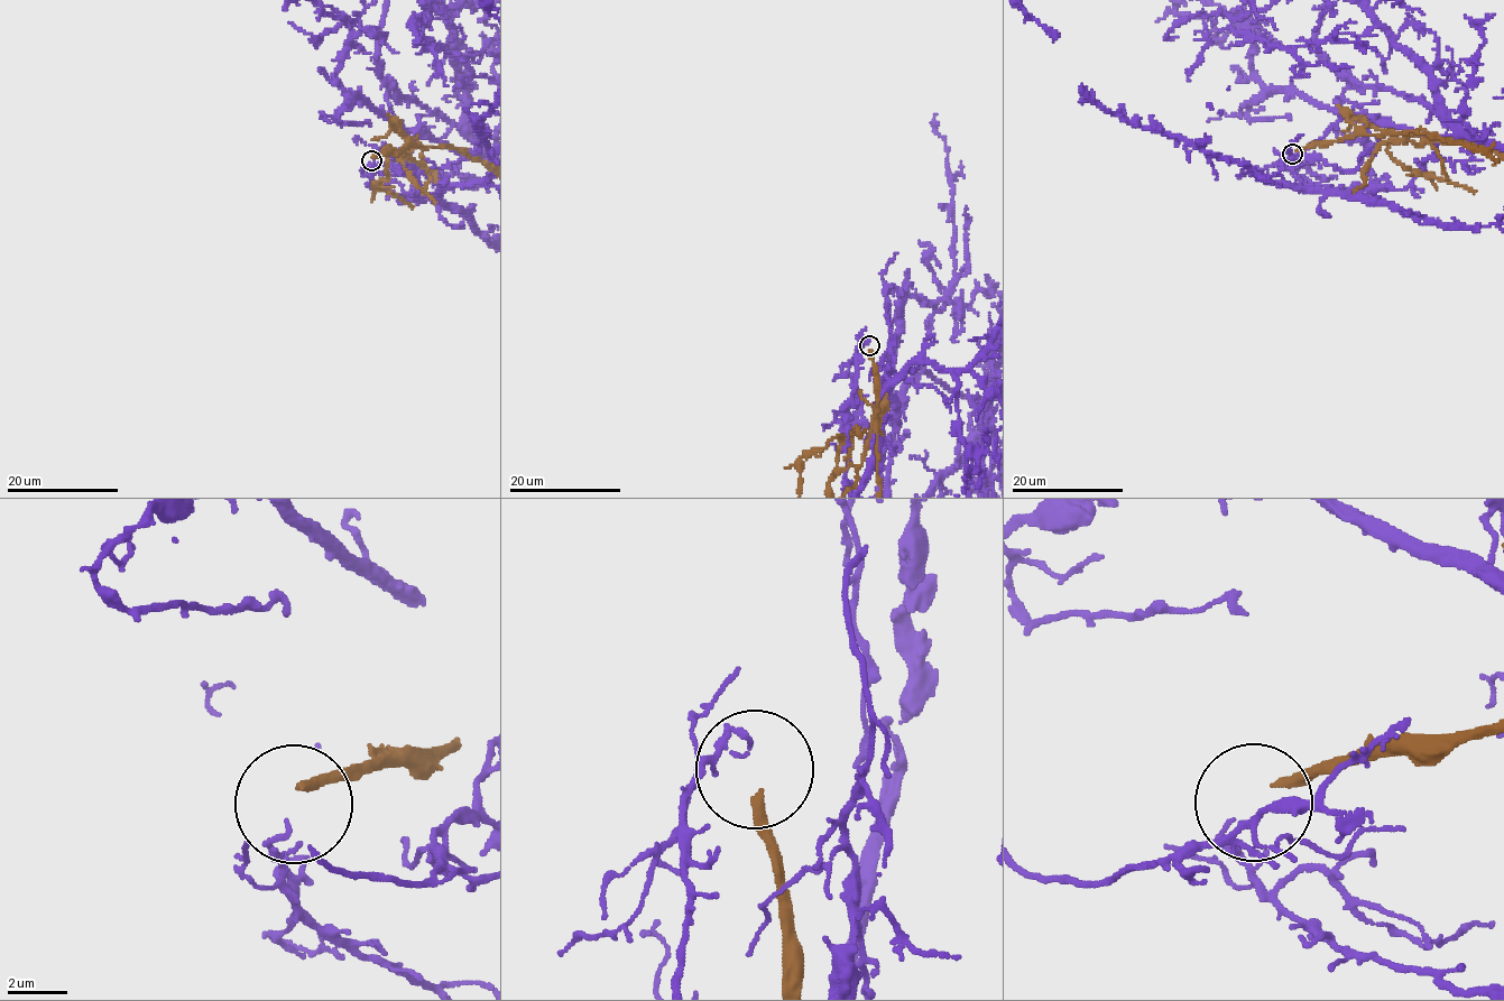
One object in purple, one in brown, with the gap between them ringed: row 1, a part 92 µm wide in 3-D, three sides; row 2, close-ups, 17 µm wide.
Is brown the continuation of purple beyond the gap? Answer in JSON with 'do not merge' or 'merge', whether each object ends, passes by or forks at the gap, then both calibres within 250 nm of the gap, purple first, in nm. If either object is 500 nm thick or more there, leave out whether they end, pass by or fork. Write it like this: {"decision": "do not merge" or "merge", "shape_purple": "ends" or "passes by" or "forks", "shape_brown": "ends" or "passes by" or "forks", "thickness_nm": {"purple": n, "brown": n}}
{"decision": "do not merge", "shape_purple": "ends", "shape_brown": "ends", "thickness_nm": {"purple": 180, "brown": 320}}

